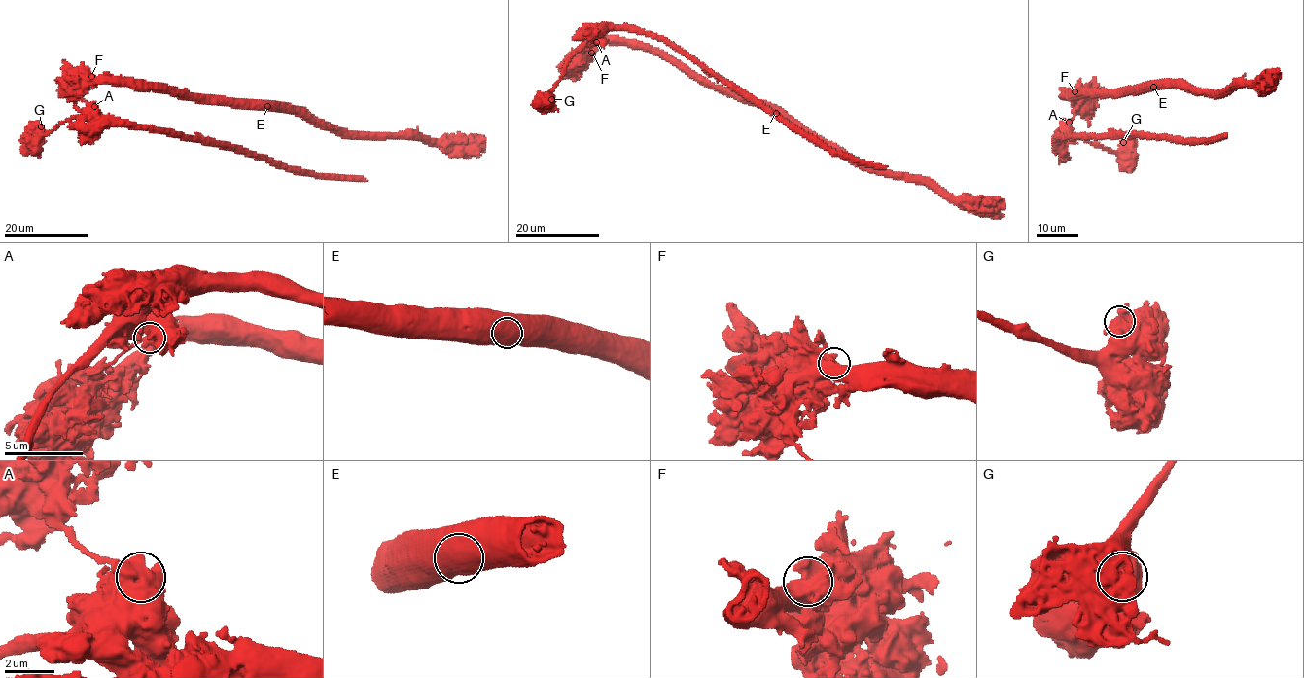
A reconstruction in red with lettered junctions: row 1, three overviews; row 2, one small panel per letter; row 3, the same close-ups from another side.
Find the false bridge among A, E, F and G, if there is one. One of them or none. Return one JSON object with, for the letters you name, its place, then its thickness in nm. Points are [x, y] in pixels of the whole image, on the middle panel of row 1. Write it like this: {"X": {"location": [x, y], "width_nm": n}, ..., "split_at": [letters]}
{"A": {"location": [596, 42], "width_nm": 550}, "split_at": ["A"]}

